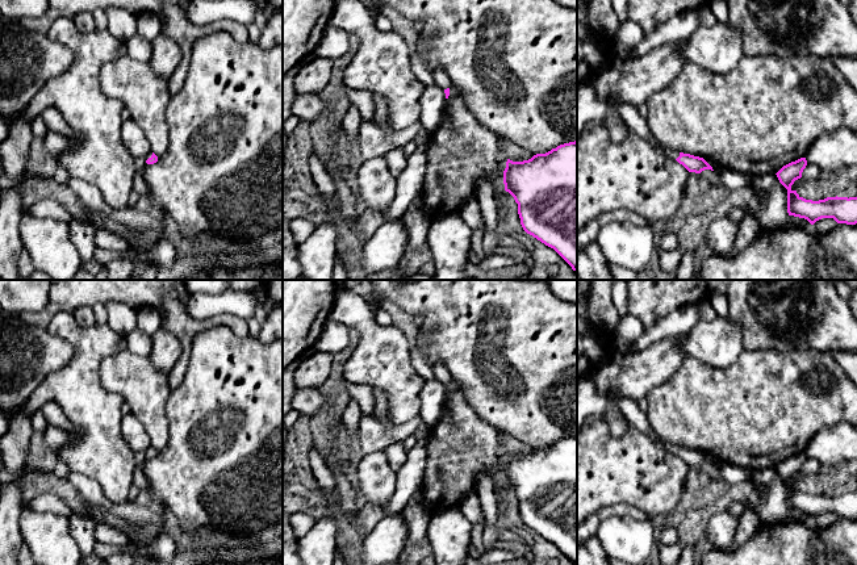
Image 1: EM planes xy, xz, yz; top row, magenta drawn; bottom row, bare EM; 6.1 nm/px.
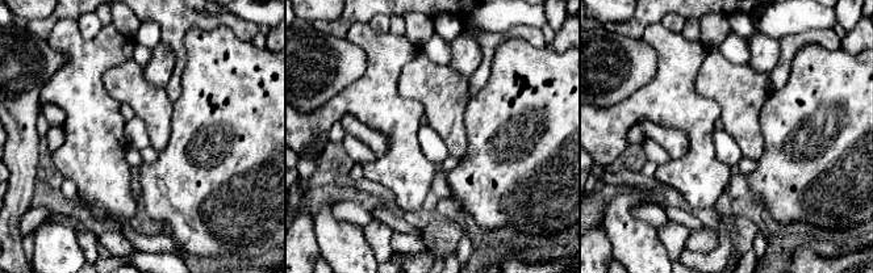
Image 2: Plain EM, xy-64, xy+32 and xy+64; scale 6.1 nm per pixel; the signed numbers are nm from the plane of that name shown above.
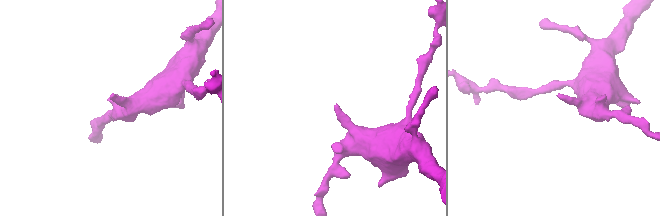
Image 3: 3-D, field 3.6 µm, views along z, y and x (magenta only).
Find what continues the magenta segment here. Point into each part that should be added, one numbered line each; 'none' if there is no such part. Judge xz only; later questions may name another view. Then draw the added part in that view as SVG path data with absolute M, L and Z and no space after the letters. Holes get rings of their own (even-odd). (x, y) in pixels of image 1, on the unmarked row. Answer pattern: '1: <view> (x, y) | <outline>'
1: xz (440, 372) | M431 361L431 368L434 377L439 380L442 384L447 384L451 381L452 377L444 364L439 361Z

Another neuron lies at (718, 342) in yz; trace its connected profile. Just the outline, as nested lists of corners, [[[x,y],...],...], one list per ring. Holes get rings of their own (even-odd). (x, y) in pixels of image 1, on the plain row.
[[[728,317],[712,321],[699,319],[686,334],[682,350],[708,365],[727,368],[732,365],[743,348],[741,328]]]

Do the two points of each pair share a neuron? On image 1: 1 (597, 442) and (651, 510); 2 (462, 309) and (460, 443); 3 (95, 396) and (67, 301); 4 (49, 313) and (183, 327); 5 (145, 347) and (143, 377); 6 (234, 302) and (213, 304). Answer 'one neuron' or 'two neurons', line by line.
1: one neuron
2: two neurons
3: two neurons
4: one neuron
5: two neurons
6: one neuron

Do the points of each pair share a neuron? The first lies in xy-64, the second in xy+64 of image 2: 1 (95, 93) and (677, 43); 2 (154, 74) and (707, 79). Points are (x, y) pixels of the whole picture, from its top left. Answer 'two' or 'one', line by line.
1: one
2: two

